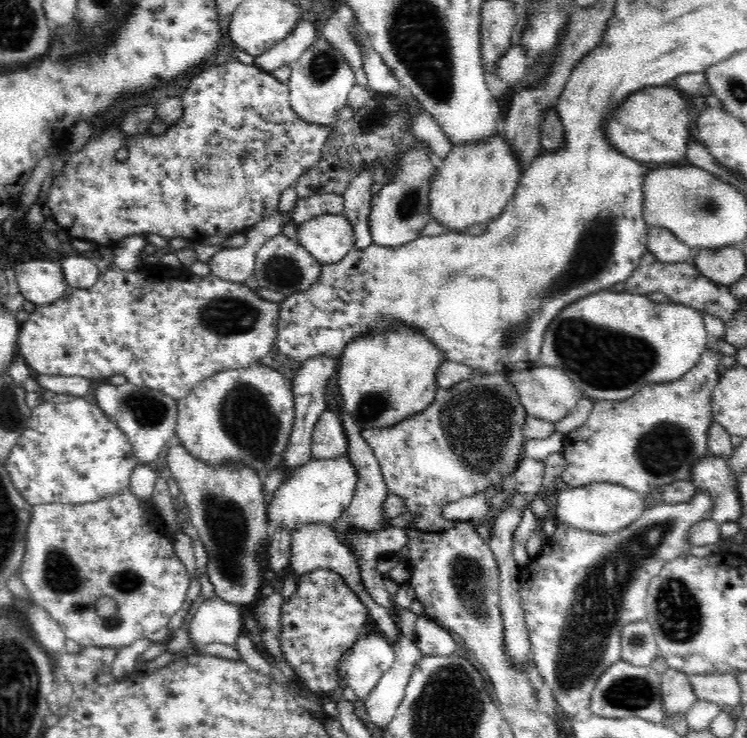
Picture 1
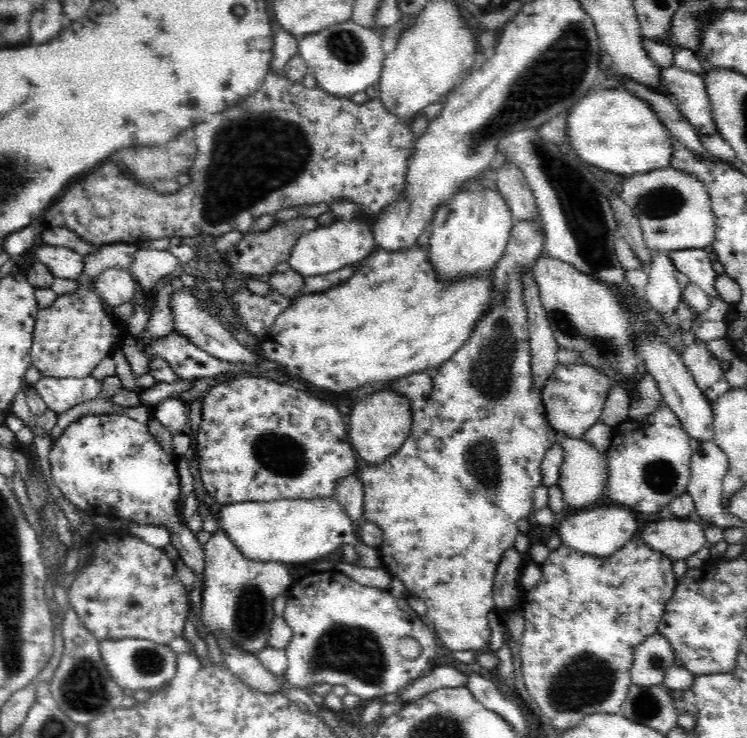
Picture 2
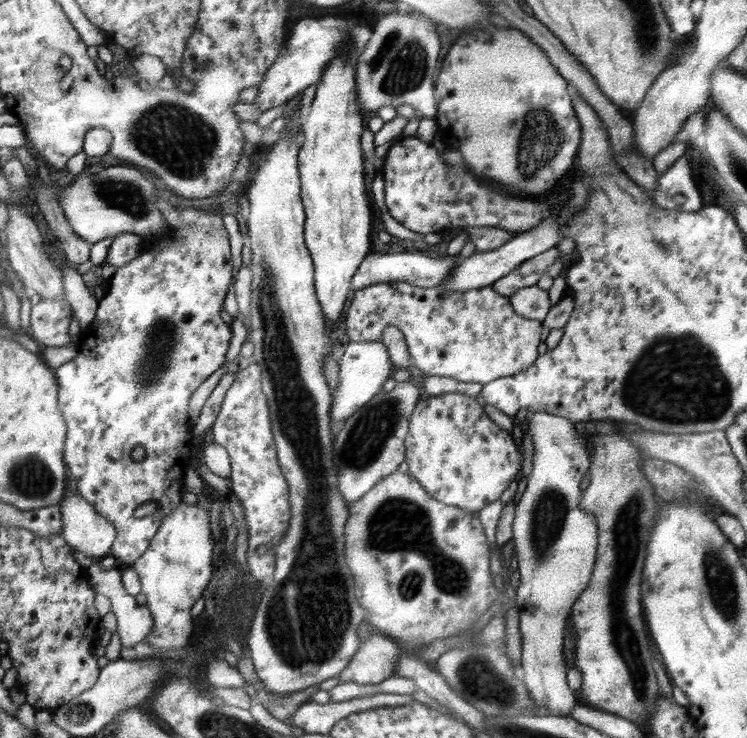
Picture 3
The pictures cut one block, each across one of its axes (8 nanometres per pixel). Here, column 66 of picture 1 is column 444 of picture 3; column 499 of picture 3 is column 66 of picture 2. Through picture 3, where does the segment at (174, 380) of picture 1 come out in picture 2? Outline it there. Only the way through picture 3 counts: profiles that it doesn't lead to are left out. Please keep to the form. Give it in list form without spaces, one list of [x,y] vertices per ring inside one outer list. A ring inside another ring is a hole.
[[[79,286],[74,293],[56,297],[55,303],[48,308],[39,309],[33,332],[31,364],[42,376],[52,378],[86,378],[102,358],[112,353],[112,338],[123,332],[123,322],[112,319],[106,313],[102,297],[92,288]]]

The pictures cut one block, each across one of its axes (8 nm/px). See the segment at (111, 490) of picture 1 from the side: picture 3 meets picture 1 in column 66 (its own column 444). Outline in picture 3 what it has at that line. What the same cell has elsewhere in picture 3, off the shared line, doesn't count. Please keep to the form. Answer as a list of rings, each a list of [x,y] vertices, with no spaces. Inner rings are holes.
[[[460,393],[427,395],[410,418],[405,461],[409,473],[432,498],[473,513],[498,500],[508,484],[522,475],[521,445],[519,432],[498,427],[475,397]]]

